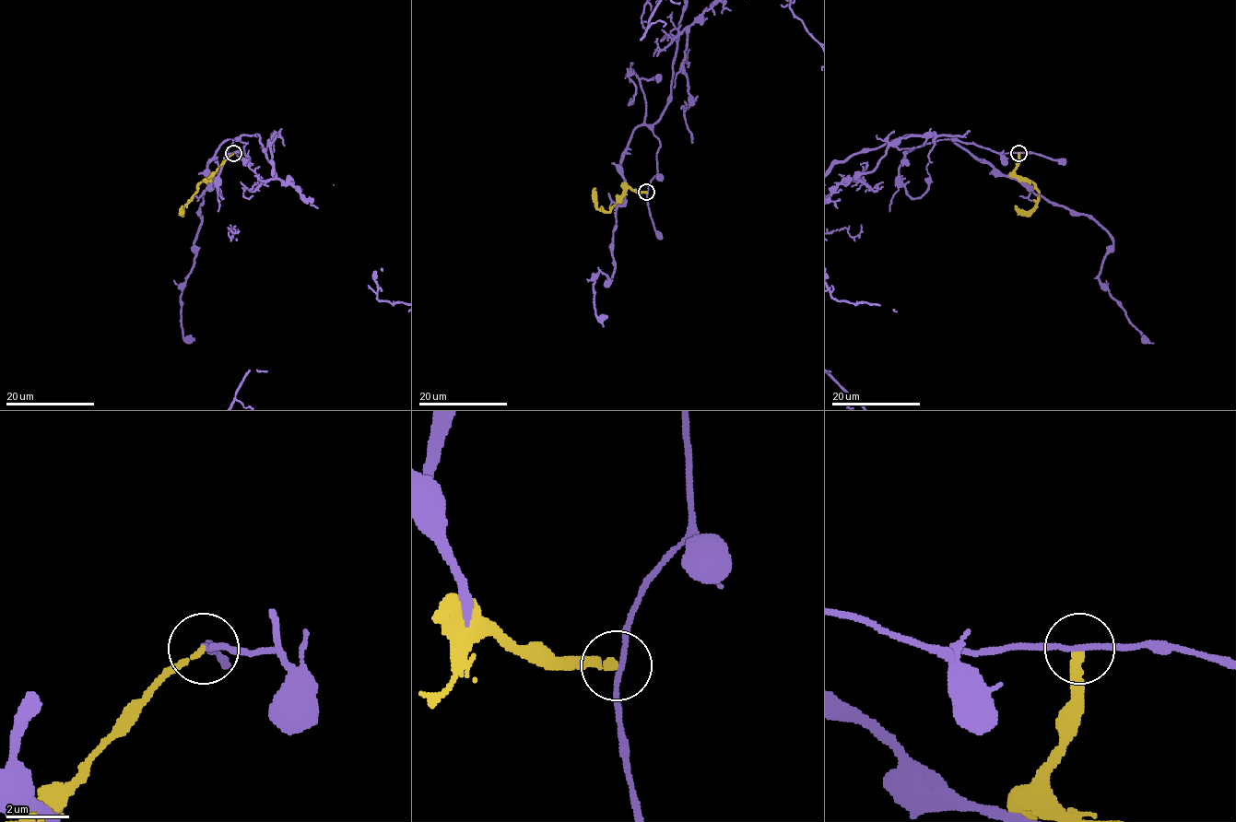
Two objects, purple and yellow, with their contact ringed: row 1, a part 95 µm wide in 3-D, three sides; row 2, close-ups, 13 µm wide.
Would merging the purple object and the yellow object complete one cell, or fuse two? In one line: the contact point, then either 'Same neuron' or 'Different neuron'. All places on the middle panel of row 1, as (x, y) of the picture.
Place: (646, 192). Different neuron

